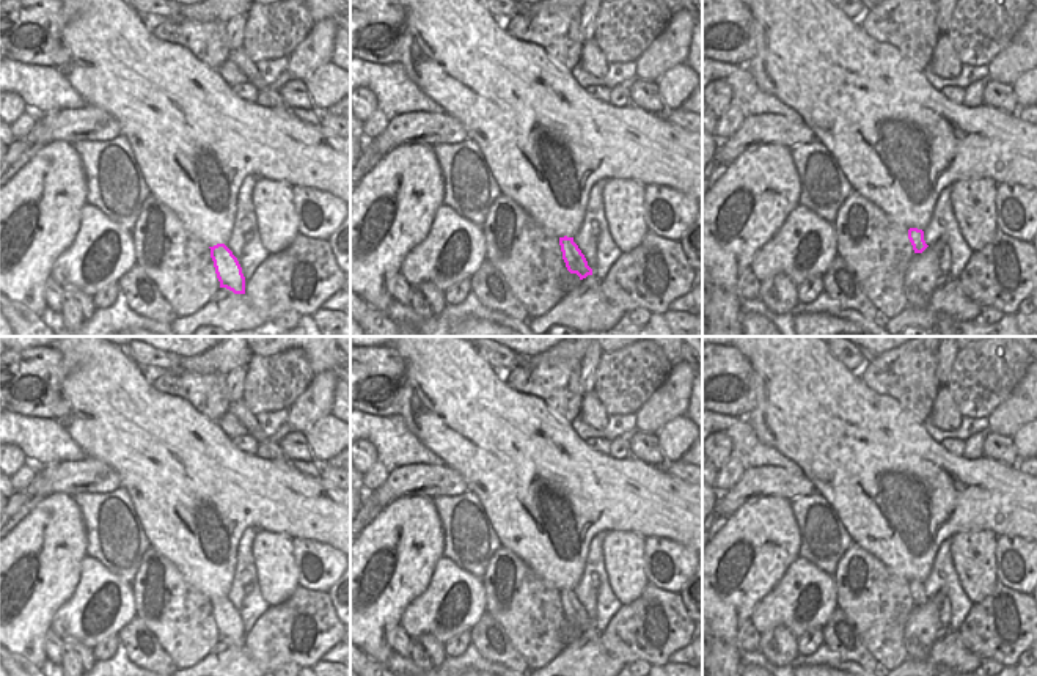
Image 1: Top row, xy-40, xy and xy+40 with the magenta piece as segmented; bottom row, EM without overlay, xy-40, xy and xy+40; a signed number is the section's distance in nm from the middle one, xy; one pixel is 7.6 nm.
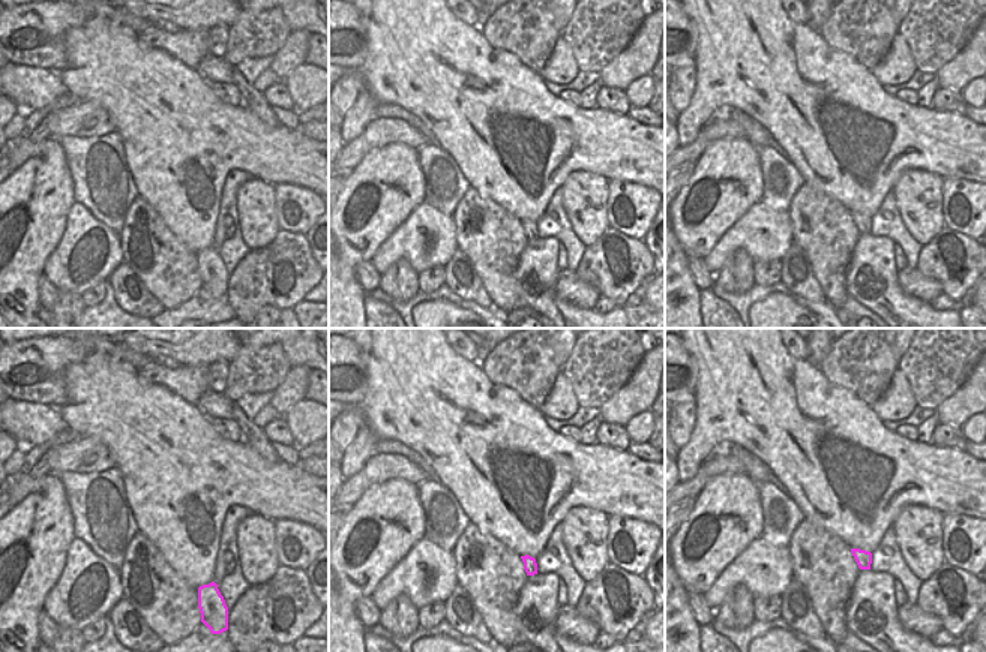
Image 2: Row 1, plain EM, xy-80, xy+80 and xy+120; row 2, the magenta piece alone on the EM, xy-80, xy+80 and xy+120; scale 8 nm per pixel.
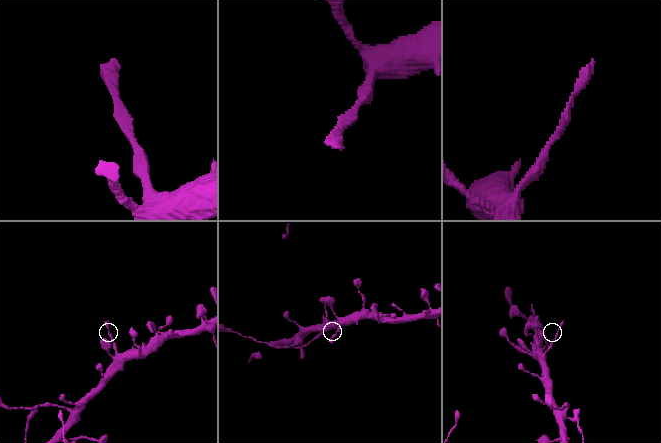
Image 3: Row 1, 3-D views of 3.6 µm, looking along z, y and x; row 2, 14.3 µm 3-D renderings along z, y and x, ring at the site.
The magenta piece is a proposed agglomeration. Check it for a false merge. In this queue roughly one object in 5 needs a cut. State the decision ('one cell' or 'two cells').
one cell

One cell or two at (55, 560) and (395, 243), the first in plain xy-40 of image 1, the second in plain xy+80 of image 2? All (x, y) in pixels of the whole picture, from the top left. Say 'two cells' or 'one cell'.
two cells

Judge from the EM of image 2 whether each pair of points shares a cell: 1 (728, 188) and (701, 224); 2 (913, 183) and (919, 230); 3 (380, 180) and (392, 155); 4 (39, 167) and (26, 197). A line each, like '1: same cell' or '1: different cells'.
1: same cell
2: same cell
3: same cell
4: same cell

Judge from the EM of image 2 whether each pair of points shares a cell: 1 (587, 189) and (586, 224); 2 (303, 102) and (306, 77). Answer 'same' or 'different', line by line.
1: same
2: same

